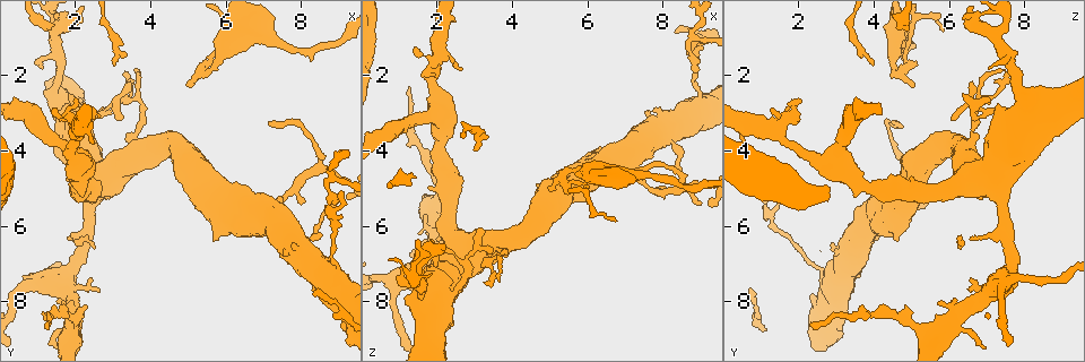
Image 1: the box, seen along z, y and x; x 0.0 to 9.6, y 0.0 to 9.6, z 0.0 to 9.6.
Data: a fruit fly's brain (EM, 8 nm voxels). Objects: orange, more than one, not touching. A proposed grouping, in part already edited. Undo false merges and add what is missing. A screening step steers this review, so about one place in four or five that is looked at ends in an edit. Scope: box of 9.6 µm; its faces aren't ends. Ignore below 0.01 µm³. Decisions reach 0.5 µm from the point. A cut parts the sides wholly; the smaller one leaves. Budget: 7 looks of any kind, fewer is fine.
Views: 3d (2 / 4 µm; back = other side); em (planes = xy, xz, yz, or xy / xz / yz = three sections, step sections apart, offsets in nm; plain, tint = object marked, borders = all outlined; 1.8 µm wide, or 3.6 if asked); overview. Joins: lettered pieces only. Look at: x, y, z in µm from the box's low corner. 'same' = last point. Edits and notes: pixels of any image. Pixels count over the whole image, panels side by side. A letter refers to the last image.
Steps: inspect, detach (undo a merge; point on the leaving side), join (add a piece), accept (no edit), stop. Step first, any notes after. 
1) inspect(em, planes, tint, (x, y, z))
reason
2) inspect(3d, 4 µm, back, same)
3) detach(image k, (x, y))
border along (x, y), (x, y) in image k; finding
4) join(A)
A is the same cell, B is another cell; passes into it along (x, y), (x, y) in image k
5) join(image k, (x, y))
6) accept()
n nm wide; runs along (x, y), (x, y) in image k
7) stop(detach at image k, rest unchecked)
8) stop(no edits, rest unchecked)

inspect(em, yz, step 16, tint, (2.00, 8.60, 5.05))

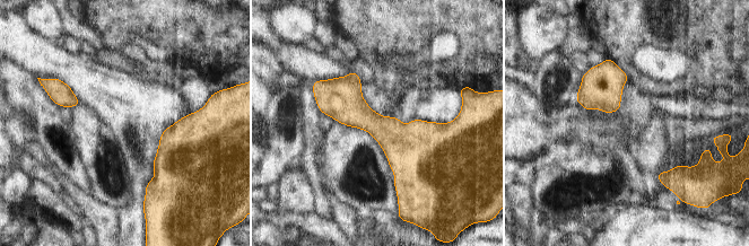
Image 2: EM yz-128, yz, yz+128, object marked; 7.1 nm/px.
inspect(em, planes, borders, same)

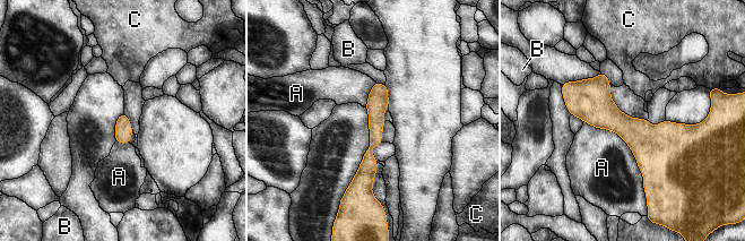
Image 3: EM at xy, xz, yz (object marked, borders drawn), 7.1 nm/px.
accept()
A, B and C are other cells; runs along (565, 95), (638, 134), (694, 129) in image 3; all the same neuron

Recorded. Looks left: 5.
inspect(em, xy, step 8, tint, (2.00, 2.80, 6.65))
sharp bend

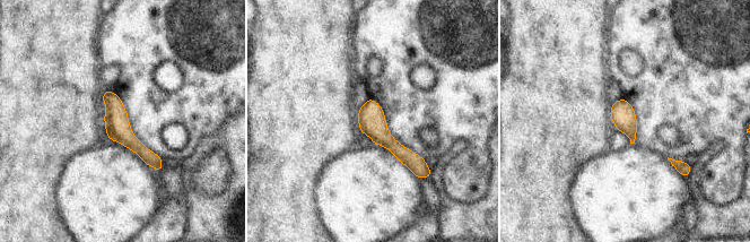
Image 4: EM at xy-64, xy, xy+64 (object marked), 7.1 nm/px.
inspect(em, planes, borders, same)

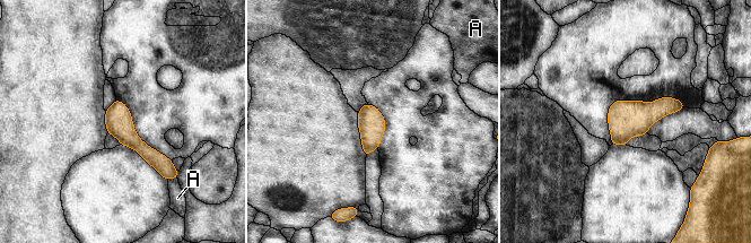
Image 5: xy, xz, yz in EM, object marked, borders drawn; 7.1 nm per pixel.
accept()
A is another cell; runs along (116, 103), (120, 126), (171, 167) in image 5; continuous, no second neuron

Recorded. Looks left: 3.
inspect(em, 3.6 µm, planes, plain, (3.55, 3.85, 6.60))
thin neck

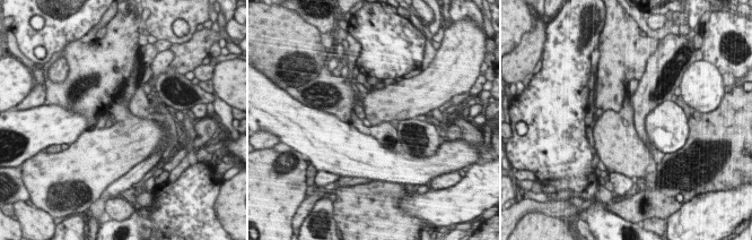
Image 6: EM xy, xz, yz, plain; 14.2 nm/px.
inspect(em, 3.6 µm, planes, borders, same)

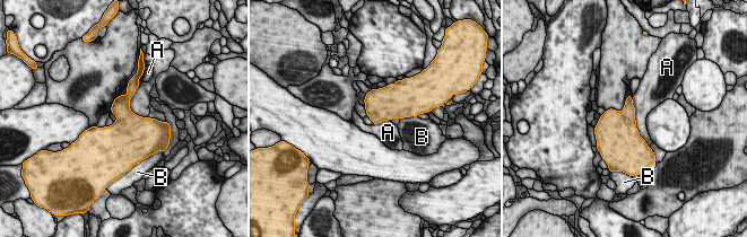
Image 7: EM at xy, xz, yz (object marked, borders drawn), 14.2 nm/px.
accept()
A and B are other cells; border along (632, 97), (635, 126), (650, 148) in image 7; continuous, no second neuron

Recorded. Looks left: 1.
stop(no edits, rest unchecked)

